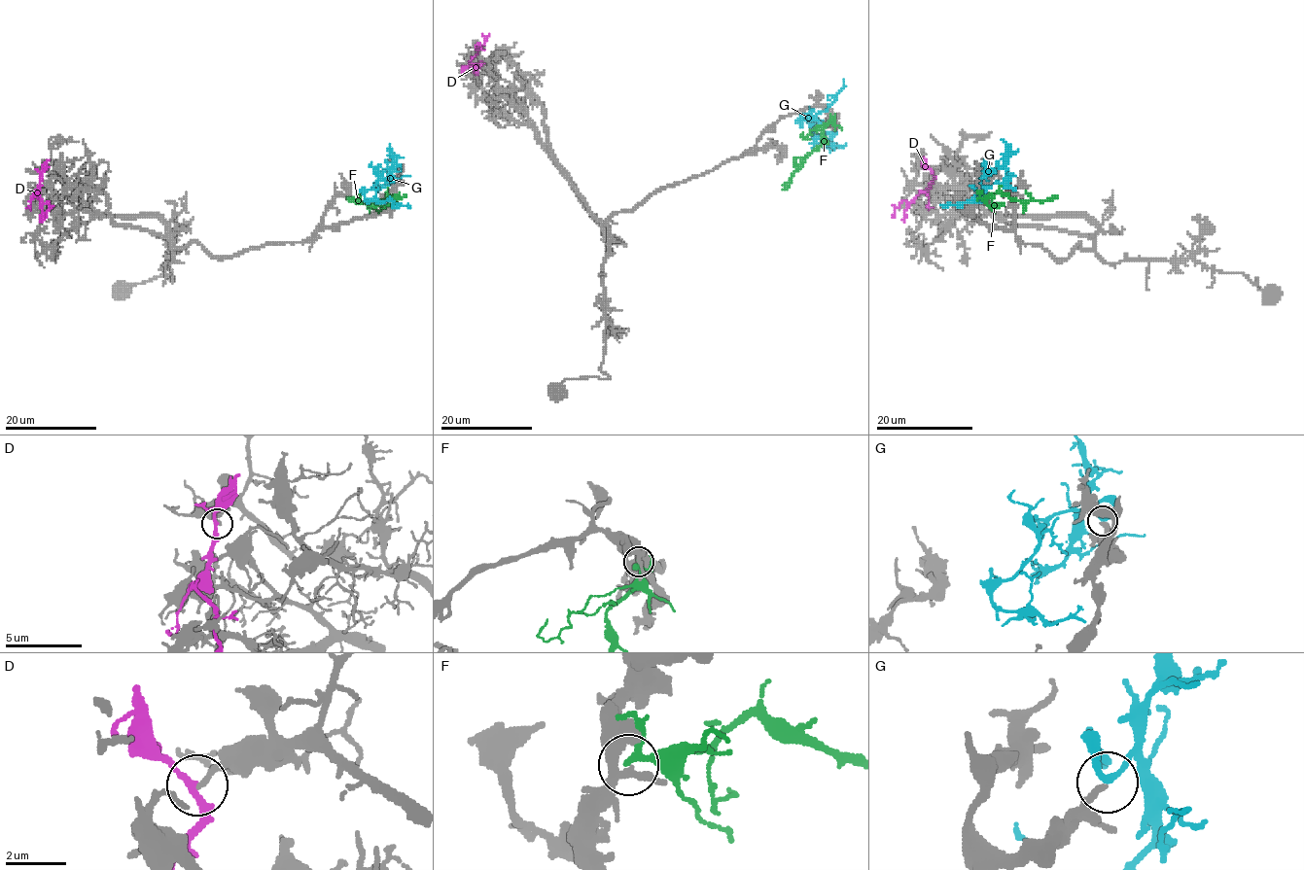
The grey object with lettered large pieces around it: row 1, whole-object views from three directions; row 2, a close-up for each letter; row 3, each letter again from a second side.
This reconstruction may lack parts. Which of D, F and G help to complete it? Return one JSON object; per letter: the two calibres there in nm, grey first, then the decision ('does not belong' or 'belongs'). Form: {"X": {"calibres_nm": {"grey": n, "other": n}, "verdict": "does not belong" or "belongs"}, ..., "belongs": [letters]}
{"D": {"calibres_nm": {"grey": 180, "other": 220}, "verdict": "does not belong"}, "F": {"calibres_nm": {"grey": 240, "other": 170}, "verdict": "does not belong"}, "G": {"calibres_nm": {"grey": 280, "other": 180}, "verdict": "does not belong"}, "belongs": []}

